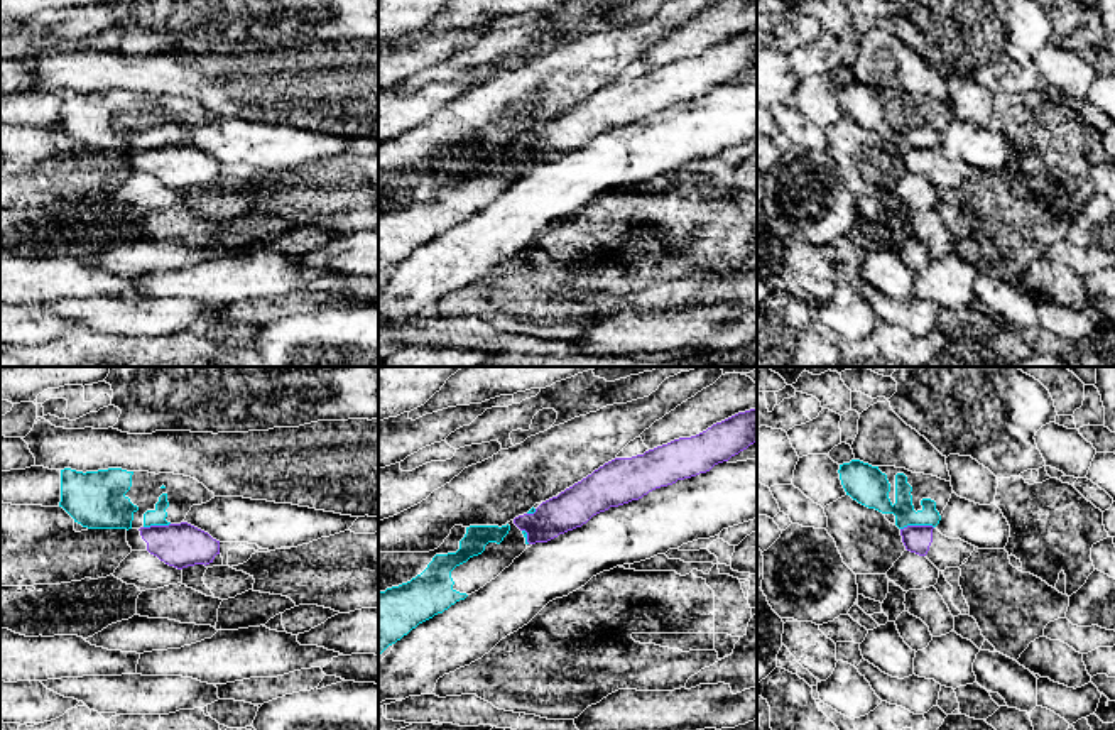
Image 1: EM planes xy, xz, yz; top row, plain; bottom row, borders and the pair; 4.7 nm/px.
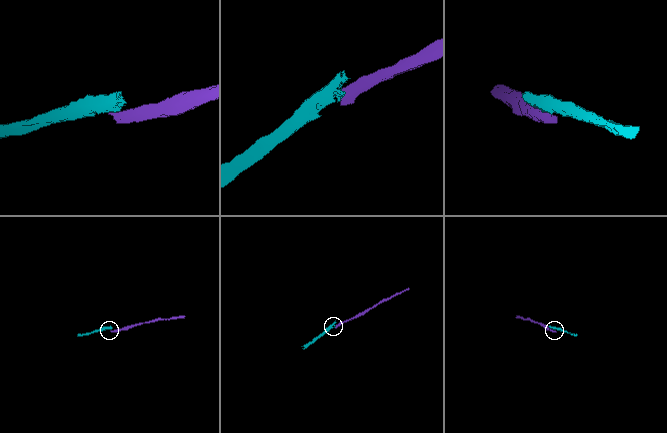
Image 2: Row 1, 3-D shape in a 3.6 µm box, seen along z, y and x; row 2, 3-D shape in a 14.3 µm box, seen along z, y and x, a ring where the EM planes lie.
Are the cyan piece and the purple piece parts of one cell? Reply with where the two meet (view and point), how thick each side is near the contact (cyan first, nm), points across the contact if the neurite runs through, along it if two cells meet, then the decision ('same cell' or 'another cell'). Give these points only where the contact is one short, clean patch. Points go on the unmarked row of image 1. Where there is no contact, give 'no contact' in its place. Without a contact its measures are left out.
contact yz (916, 146); calibres 140 and 130 nm; border yz (933, 147), (904, 147), (901, 151); another cell

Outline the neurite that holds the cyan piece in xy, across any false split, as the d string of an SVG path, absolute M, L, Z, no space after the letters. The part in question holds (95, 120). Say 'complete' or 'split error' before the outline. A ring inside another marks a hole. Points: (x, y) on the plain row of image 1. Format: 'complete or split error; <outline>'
split error; M61 91L61 123L88 150L140 150L184 144L193 127L215 120L203 105L174 95Z

